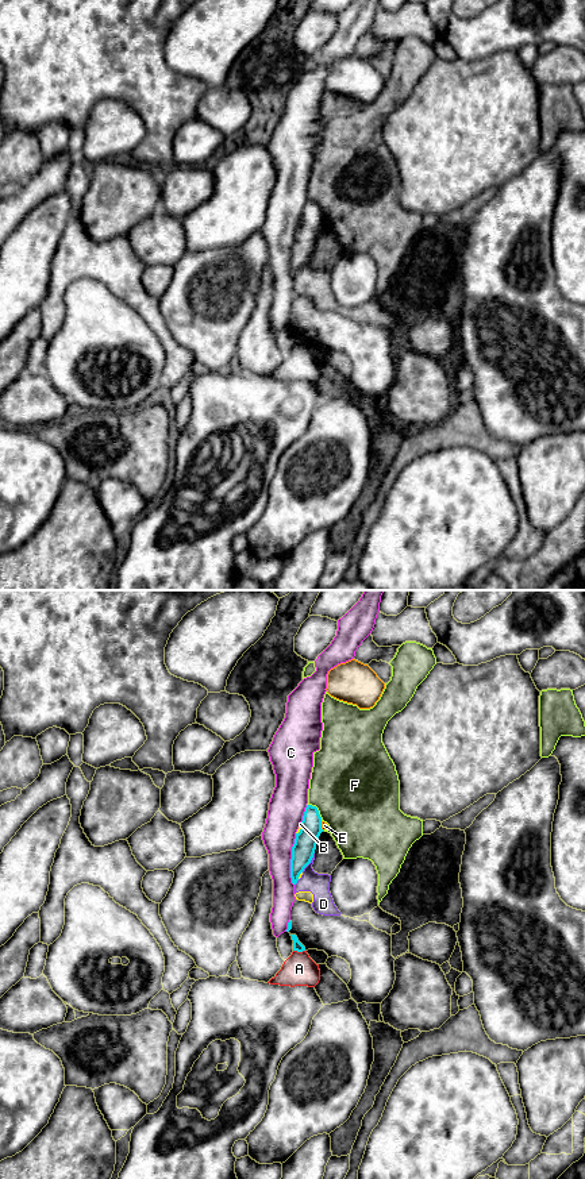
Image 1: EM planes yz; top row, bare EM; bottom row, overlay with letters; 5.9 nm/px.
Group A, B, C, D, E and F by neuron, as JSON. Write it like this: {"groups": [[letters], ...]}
{"groups": [["A"], ["B", "D", "F"], ["C"], ["E"]]}

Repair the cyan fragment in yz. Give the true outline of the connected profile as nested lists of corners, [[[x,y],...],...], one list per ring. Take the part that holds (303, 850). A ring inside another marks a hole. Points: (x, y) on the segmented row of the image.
[[[307,805],[301,829],[296,833],[292,847],[290,878],[293,885],[297,883],[300,874],[311,863],[322,832],[322,817],[317,808]]]

